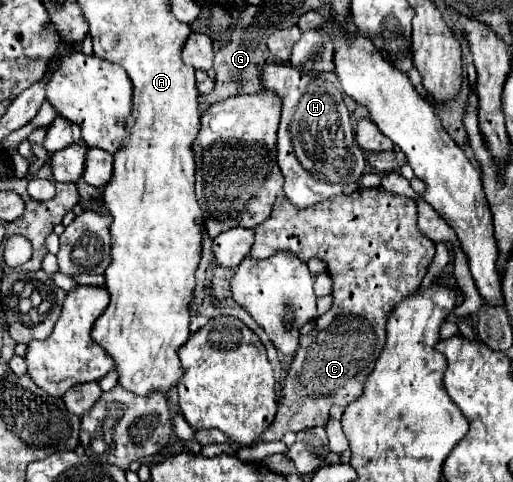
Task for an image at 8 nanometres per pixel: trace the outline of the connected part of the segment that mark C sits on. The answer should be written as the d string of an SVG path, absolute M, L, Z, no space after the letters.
M358 188L350 196L332 196L302 210L290 204L286 196L278 196L270 218L258 224L254 232L256 240L250 256L270 258L274 256L274 252L290 252L304 263L310 260L310 256L317 256L326 264L326 272L334 280L334 304L326 314L318 318L316 328L302 336L300 348L294 356L294 362L286 376L286 384L278 398L278 414L272 426L258 440L272 442L280 440L288 430L300 432L312 426L324 426L328 420L328 410L334 404L348 406L362 394L366 376L372 372L374 362L386 342L386 318L390 310L402 300L402 296L412 294L414 288L420 286L434 258L434 242L426 240L426 236L418 232L416 202L406 196L382 192L382 188Z

